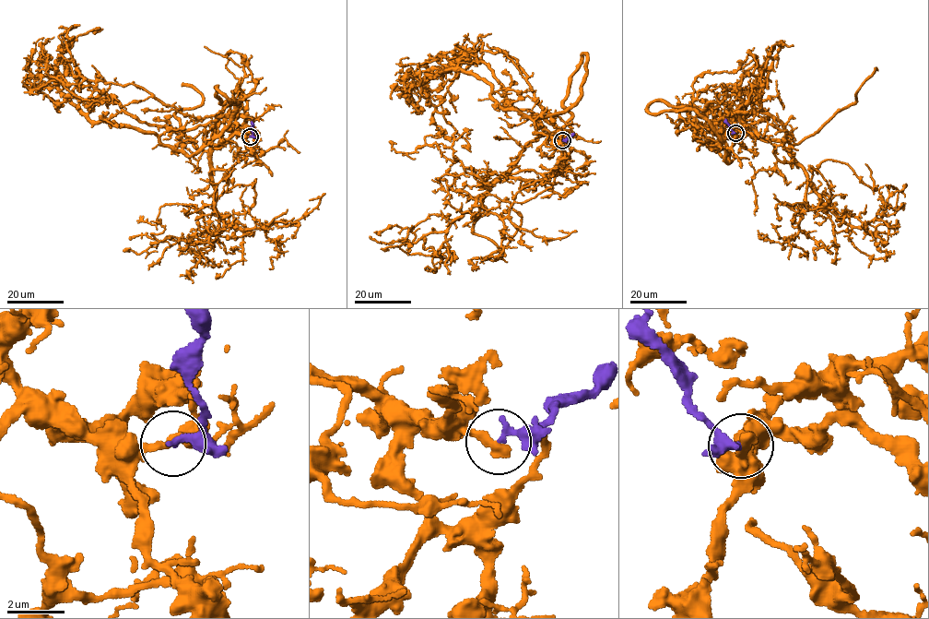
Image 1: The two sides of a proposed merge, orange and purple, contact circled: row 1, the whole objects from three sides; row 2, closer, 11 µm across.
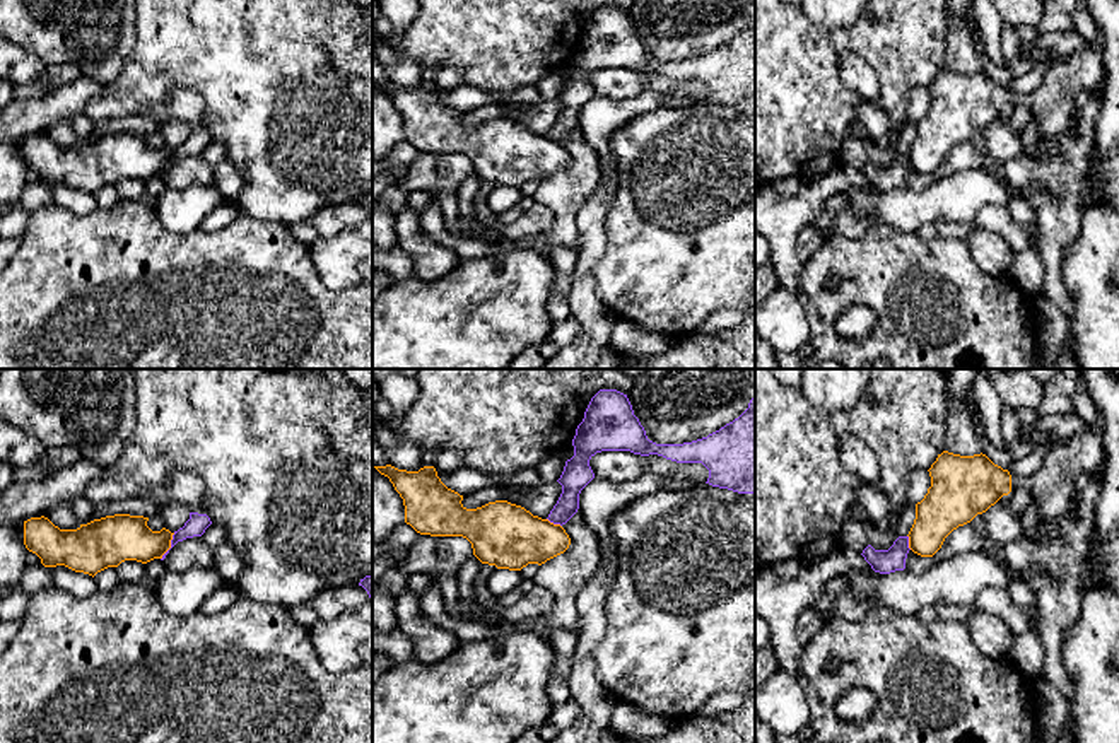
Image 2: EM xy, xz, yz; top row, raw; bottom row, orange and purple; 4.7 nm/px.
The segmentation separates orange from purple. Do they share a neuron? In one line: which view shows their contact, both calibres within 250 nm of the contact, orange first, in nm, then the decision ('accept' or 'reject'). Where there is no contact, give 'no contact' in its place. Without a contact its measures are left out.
xy | 220/100 nm | reject

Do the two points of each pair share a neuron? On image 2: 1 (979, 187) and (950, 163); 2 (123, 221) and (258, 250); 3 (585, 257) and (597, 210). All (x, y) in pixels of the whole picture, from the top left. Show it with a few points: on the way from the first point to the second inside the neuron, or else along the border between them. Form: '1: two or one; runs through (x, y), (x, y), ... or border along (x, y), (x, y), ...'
1: two; border along (978, 166), (937, 178), (923, 187)
2: one; runs through (158, 251), (224, 251)
3: one; runs through (591, 245), (591, 222)

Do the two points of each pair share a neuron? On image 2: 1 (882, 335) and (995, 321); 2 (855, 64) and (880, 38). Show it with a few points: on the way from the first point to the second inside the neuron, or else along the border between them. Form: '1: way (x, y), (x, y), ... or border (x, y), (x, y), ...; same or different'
1: way (884, 296), (908, 267), (945, 267), (960, 282); same
2: border (849, 50), (856, 52), (875, 72), (880, 93); different

